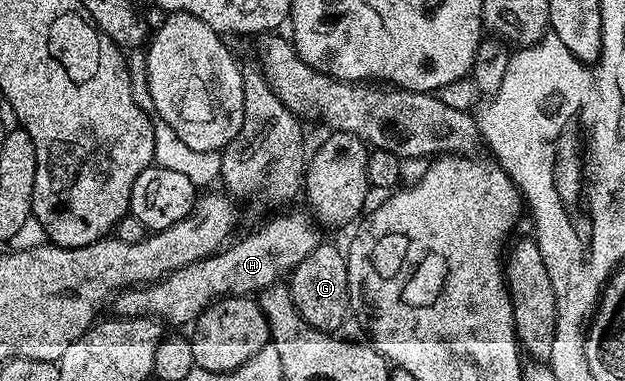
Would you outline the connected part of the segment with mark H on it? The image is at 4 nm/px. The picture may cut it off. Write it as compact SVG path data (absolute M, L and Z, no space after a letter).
M290 210L264 223L255 234L240 239L235 246L227 245L206 258L173 270L159 282L119 290L112 299L113 313L120 318L152 318L182 326L185 322L186 325L194 323L219 298L254 296L281 283L294 266L320 244L319 223L302 210Z

